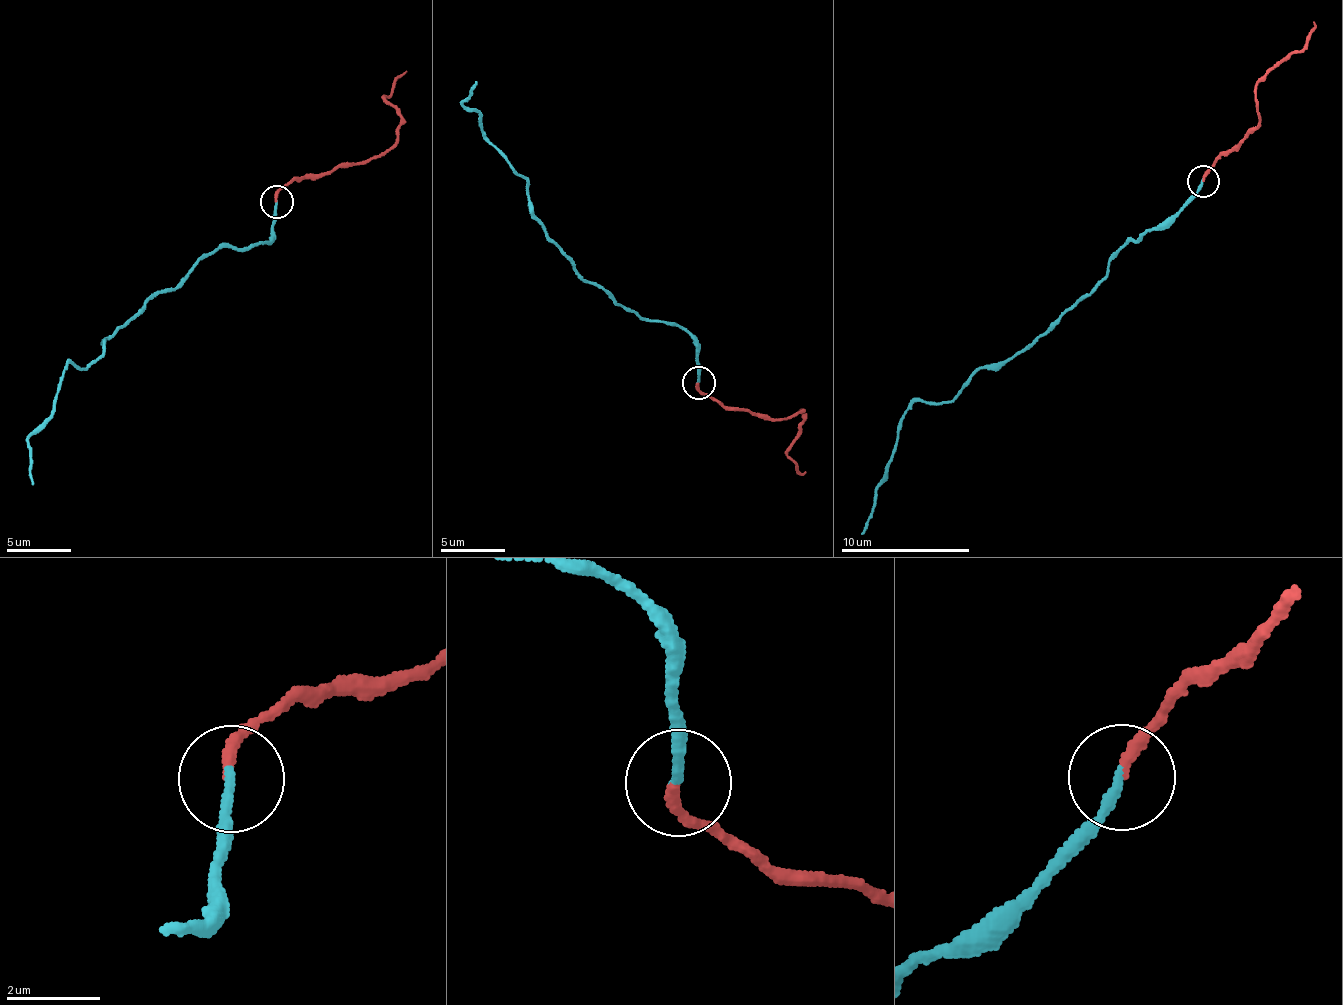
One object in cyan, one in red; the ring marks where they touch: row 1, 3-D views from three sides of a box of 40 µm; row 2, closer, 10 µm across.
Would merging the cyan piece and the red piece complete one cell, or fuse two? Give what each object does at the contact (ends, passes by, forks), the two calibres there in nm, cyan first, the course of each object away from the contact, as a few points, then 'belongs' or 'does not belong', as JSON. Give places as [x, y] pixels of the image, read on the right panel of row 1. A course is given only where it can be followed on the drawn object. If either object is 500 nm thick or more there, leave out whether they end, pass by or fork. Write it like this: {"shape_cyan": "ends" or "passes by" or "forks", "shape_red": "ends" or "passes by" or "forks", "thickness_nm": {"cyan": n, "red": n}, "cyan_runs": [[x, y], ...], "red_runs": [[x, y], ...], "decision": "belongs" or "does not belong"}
{"shape_cyan": "ends", "shape_red": "ends", "thickness_nm": {"cyan": 200, "red": 240}, "cyan_runs": [[1204, 182], [1172, 217], [1128, 243], [1088, 293], [1019, 352], [949, 400], [917, 402], [905, 412], [861, 534]], "red_runs": [[1204, 182], [1214, 161], [1258, 126], [1262, 119], [1254, 100], [1254, 87], [1291, 57], [1314, 22]], "decision": "belongs"}

